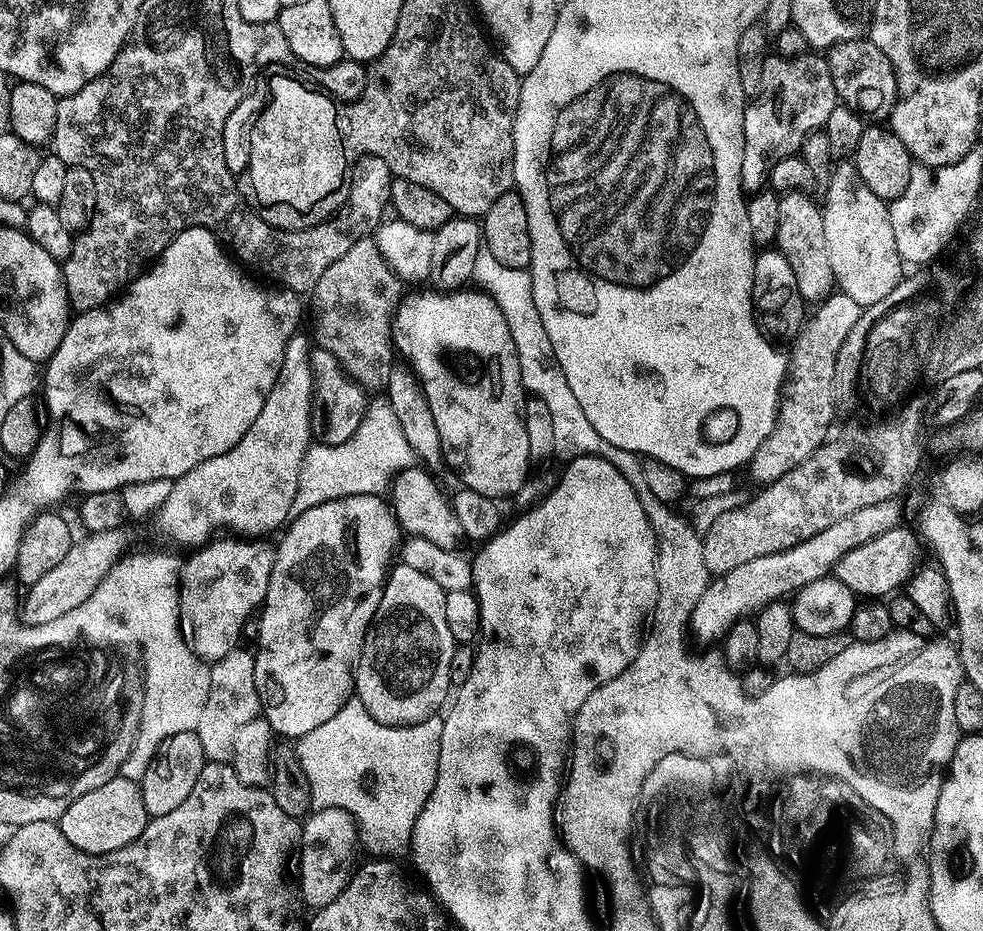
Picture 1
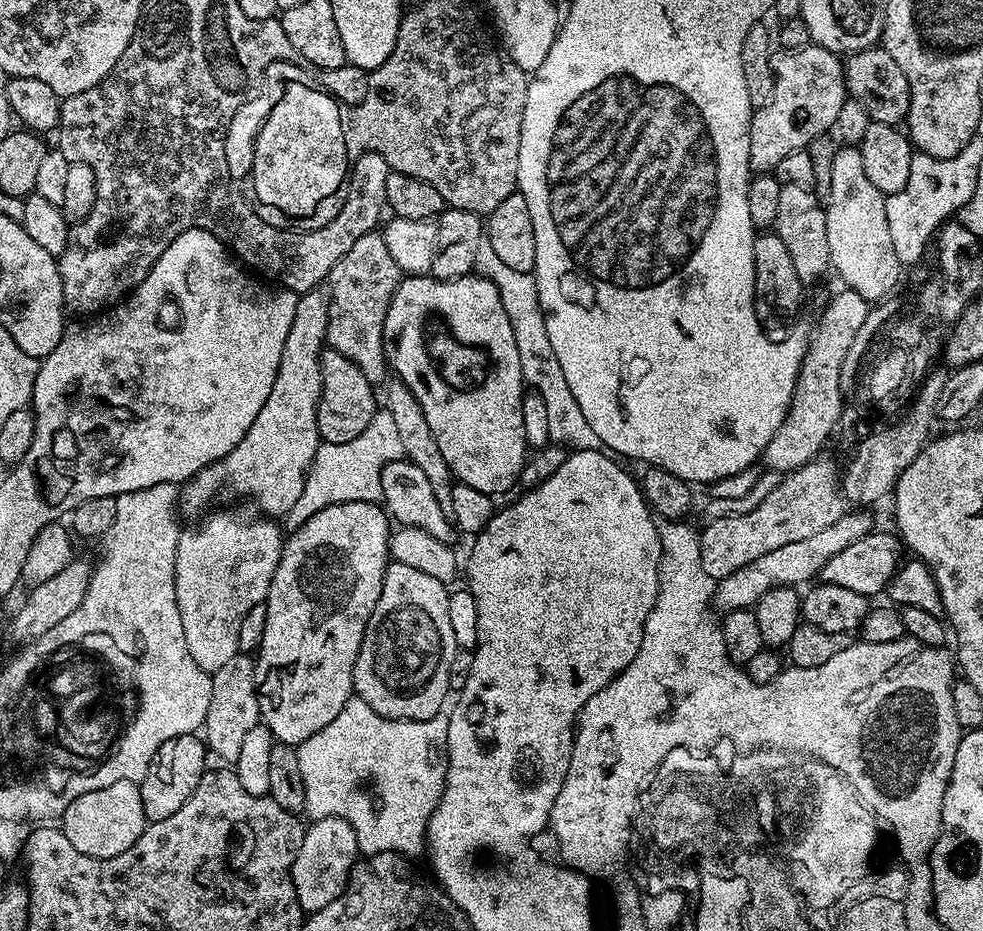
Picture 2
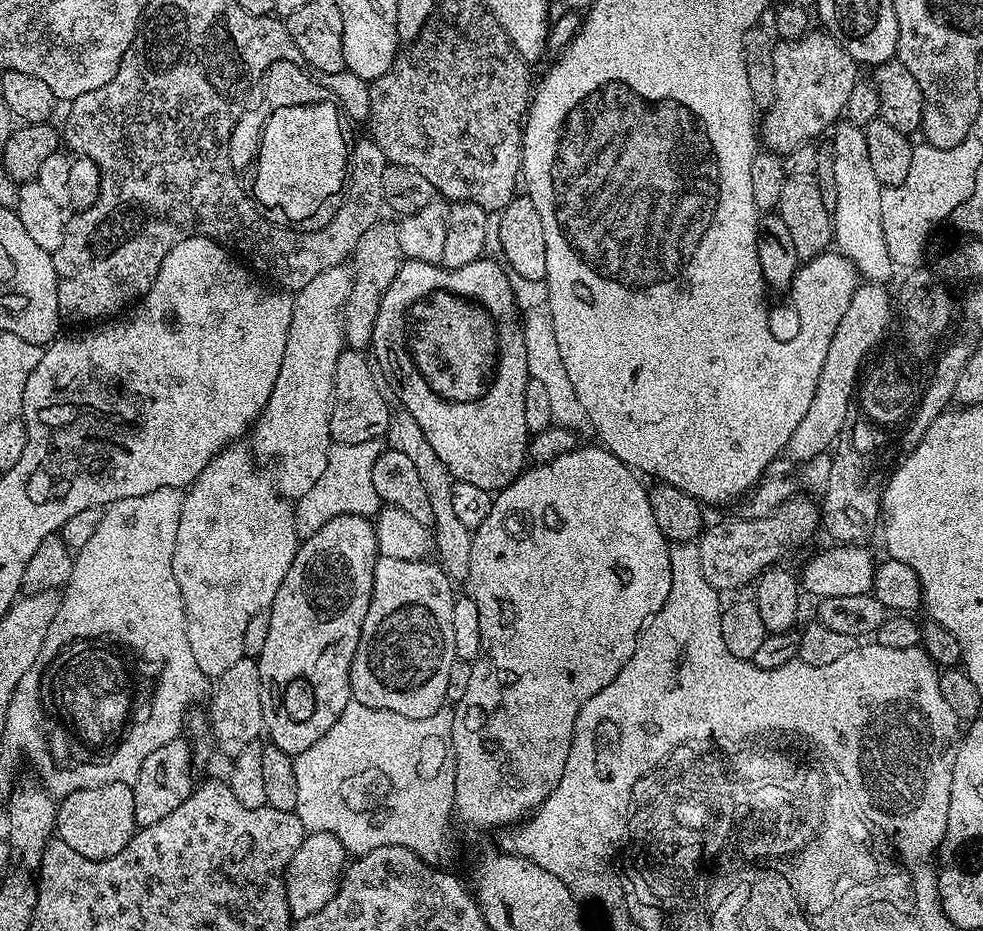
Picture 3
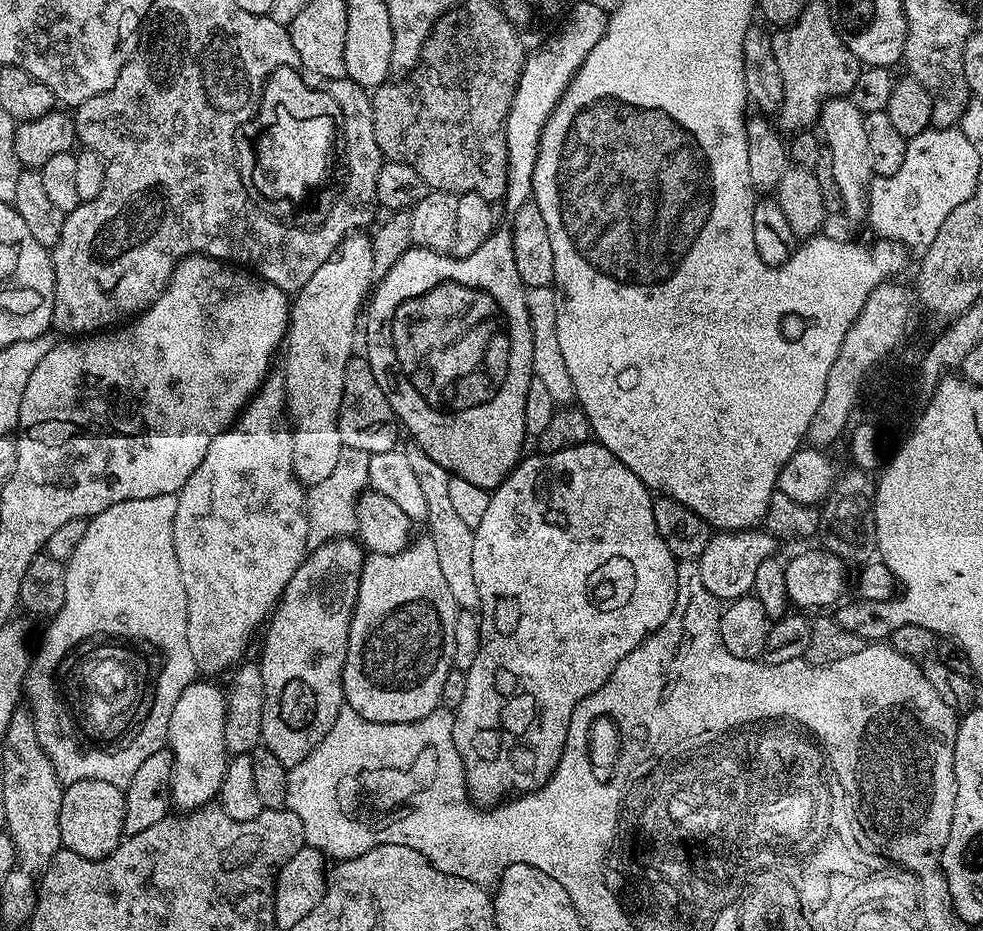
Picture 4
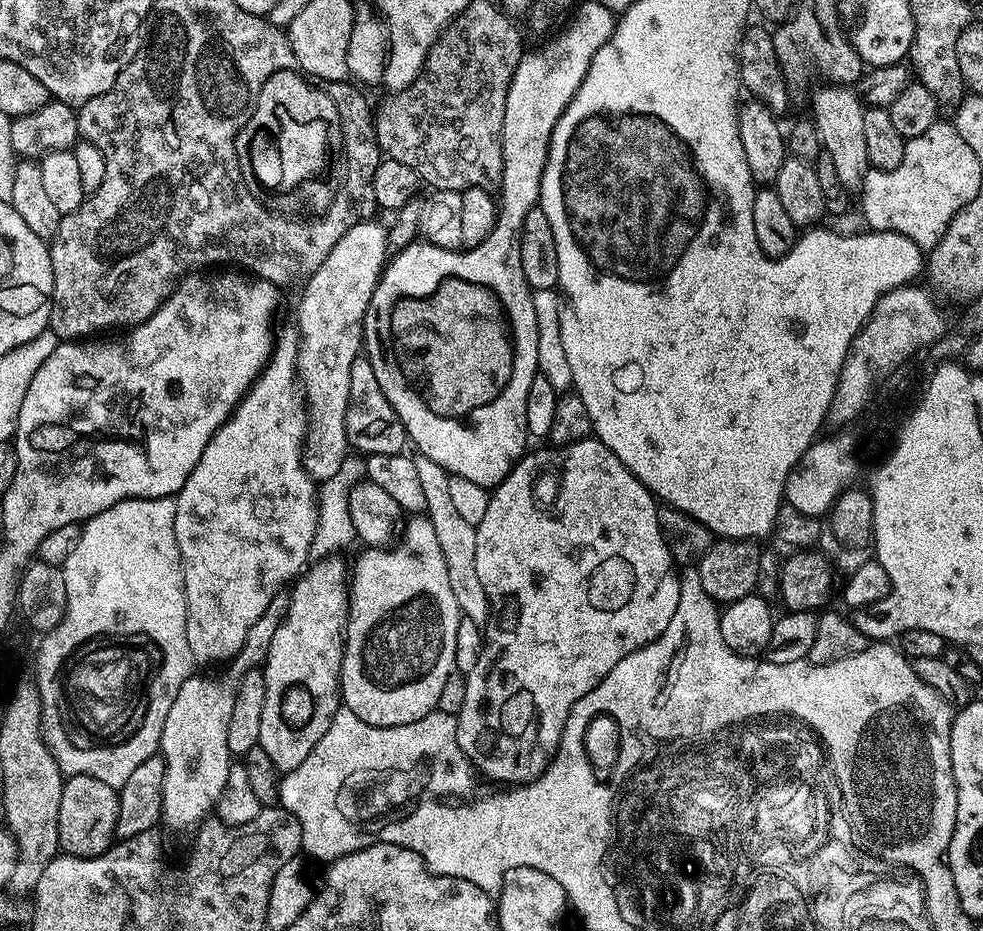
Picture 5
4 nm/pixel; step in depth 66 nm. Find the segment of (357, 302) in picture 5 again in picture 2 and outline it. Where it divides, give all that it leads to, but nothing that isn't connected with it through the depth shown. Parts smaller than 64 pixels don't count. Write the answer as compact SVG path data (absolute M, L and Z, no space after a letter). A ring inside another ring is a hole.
M320 290L303 293L296 302L294 326L290 326L290 334L286 334L282 362L278 362L278 378L270 390L270 398L266 398L266 406L258 410L258 418L254 418L246 438L242 438L230 454L206 466L191 480L184 481L178 492L181 517L203 517L213 507L212 499L227 484L240 496L256 496L256 504L264 511L261 513L265 517L287 517L290 506L294 506L304 493L312 459L322 443L316 425L316 407L322 390L320 354L326 347L324 335L327 325L325 293Z

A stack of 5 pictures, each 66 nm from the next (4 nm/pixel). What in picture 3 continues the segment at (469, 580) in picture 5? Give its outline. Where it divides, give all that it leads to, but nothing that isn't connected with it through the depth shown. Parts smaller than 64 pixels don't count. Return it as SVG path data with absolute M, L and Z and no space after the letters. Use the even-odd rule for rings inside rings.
M403 410L397 412L397 416L395 413L391 417L388 426L386 440L389 441L387 443L402 454L406 454L406 458L410 458L410 463L418 470L418 478L422 478L422 487L426 489L426 498L430 498L430 510L432 511L430 527L434 537L435 555L437 557L440 555L438 557L440 567L448 575L449 580L453 582L467 581L470 574L472 532L458 519L452 508L450 490L454 481L450 470L446 470L442 458L438 458L438 454L434 454L434 450L430 450L430 442L426 442L426 434L422 430L422 426L418 426L418 422L414 422L414 418L408 412Z

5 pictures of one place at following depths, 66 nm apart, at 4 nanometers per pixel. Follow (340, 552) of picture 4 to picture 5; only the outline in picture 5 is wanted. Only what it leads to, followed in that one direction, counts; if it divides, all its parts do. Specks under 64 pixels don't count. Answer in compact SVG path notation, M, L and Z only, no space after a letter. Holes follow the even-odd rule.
M349 565L337 568L312 566L295 581L294 594L289 597L288 613L275 631L274 642L270 644L268 657L264 659L262 671L266 698L262 702L262 730L259 747L266 750L270 762L274 762L277 772L293 772L310 750L318 744L318 738L330 730L332 716L342 706L340 699L340 667L344 657L344 629L348 623L348 594L350 591Z

